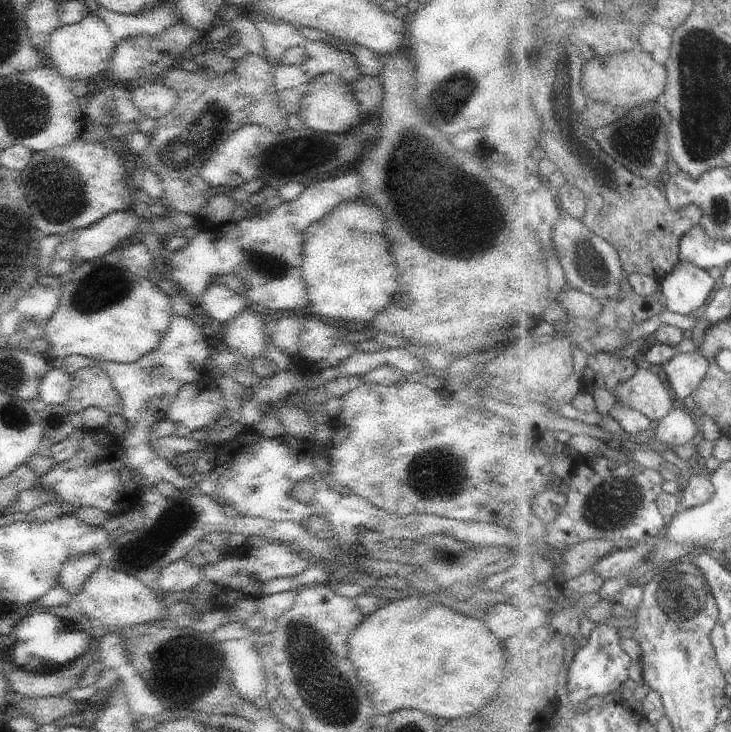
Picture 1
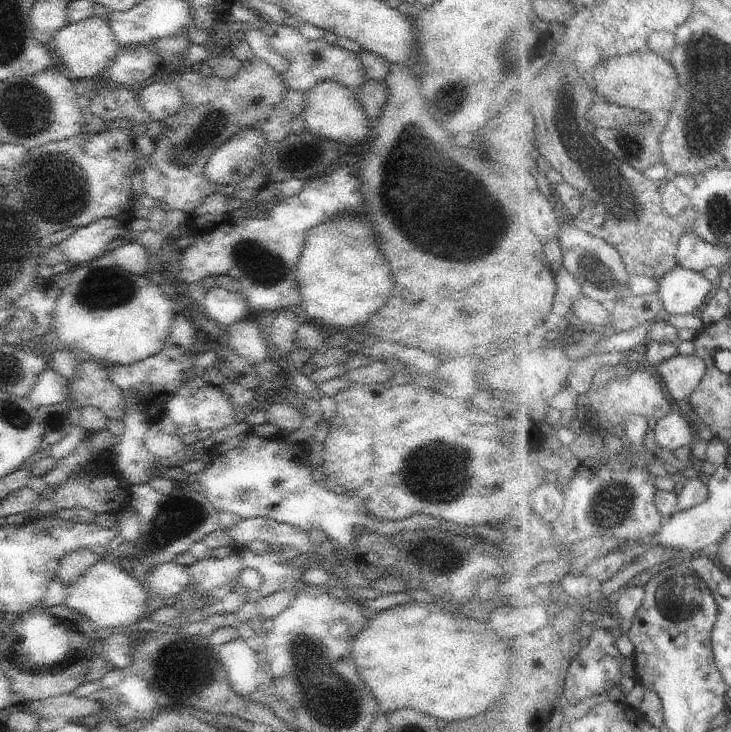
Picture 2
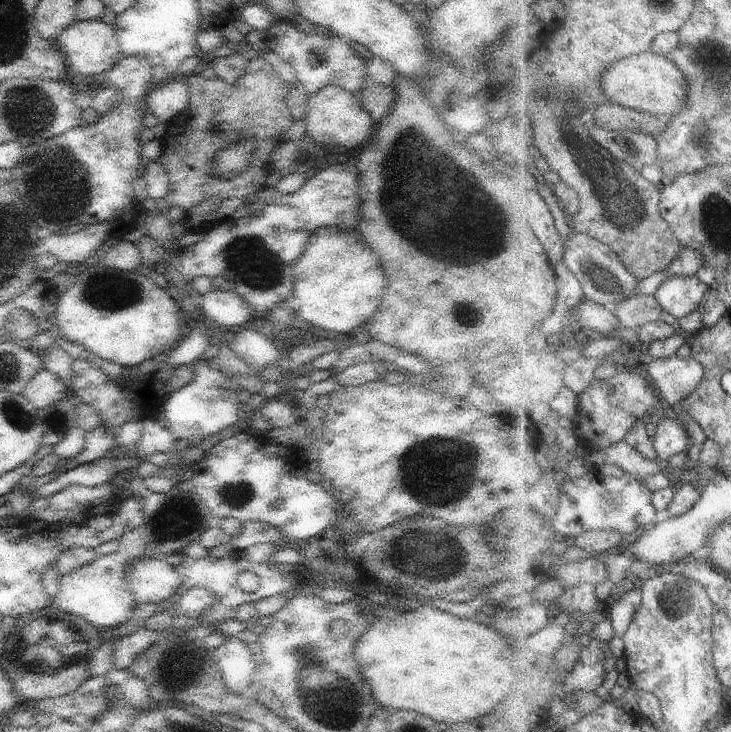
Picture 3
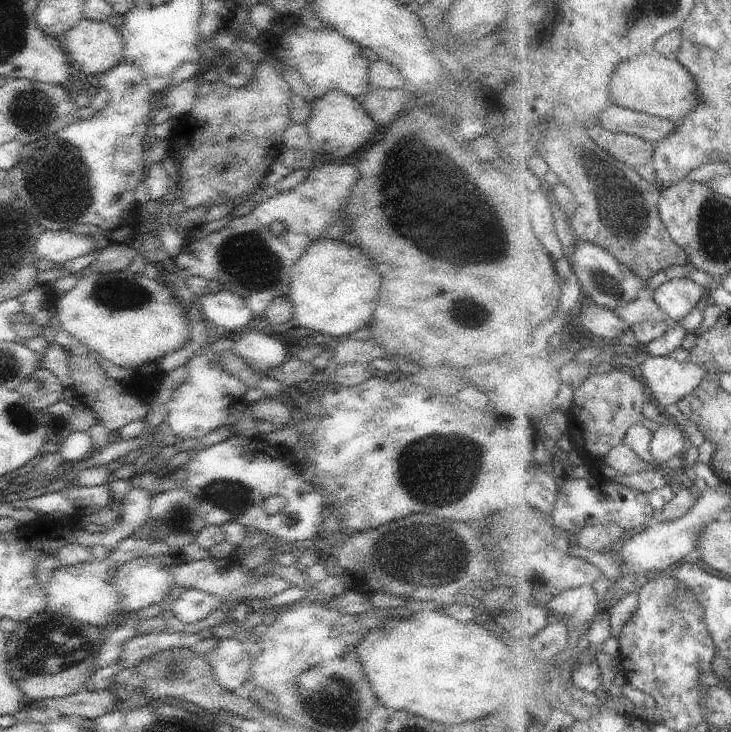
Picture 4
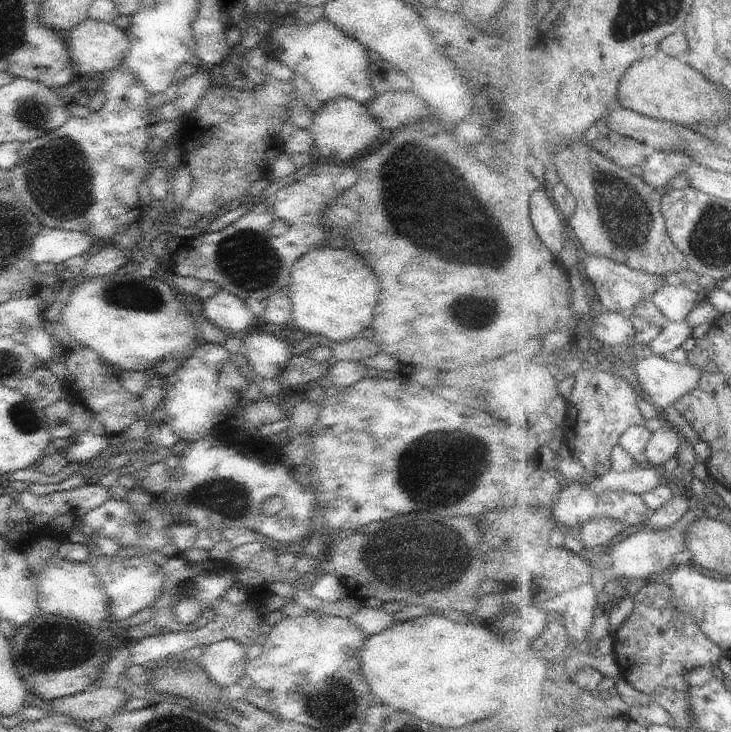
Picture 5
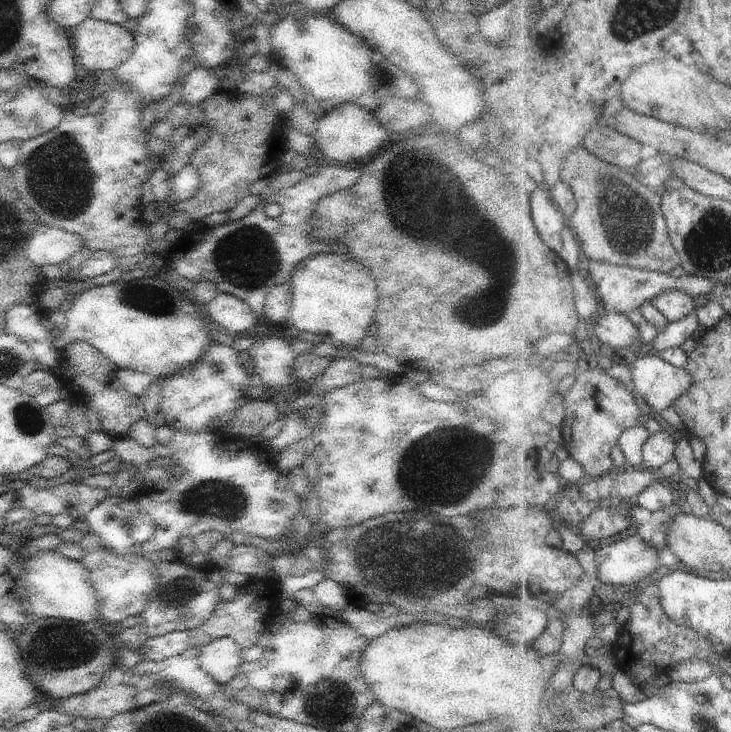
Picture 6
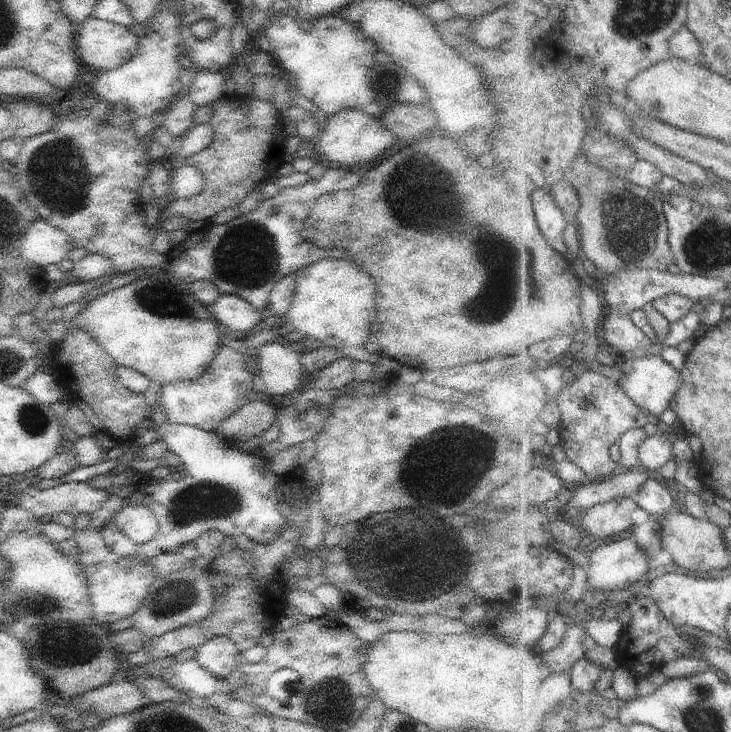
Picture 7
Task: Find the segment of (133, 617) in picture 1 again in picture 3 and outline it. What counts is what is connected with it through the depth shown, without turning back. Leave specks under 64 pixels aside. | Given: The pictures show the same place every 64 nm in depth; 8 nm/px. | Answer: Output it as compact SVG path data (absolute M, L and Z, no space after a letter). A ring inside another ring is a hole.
M130 528L118 540L118 552L98 555L91 564L75 569L72 573L60 575L58 578L58 592L51 601L59 610L71 612L87 620L99 629L105 627L117 628L126 623L133 614L136 600L132 597L132 590L128 587L128 578L124 572L126 560L138 557L145 548L140 530Z

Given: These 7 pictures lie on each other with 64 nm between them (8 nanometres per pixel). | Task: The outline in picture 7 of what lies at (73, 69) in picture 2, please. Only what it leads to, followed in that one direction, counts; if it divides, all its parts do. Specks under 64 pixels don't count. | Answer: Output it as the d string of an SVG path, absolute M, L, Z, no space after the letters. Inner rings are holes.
M93 16L87 17L77 26L76 35L79 62L100 71L119 68L135 54L139 44L138 36L133 35L131 31L127 30L127 27Z

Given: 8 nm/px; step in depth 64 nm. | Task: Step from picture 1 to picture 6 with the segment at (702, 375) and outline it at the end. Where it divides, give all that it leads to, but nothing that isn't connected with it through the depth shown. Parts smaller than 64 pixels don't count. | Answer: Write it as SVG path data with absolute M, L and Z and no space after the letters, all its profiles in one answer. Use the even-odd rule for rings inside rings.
M650 353L643 358L634 358L632 356L622 357L631 371L631 392L645 401L653 414L661 414L682 396L690 391L691 384L694 384L694 378L686 368L677 368L673 364L667 363L661 359L658 353Z

